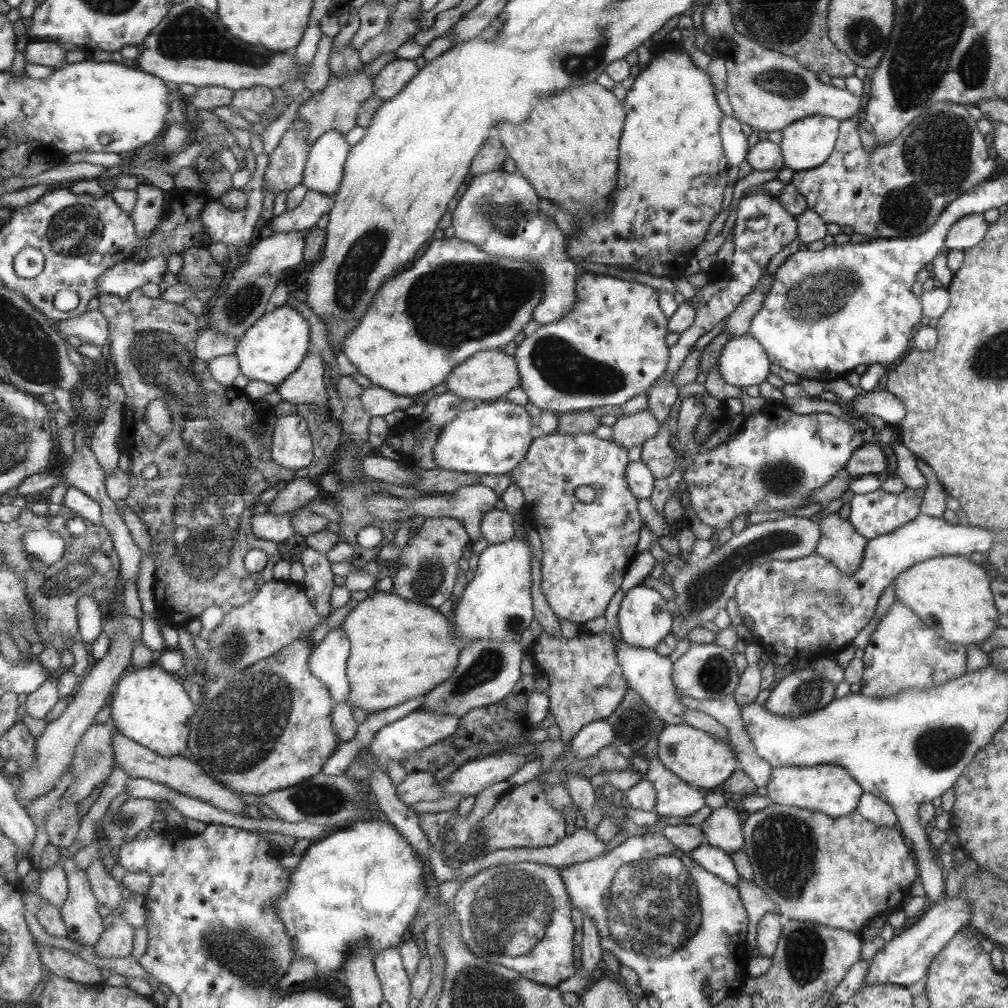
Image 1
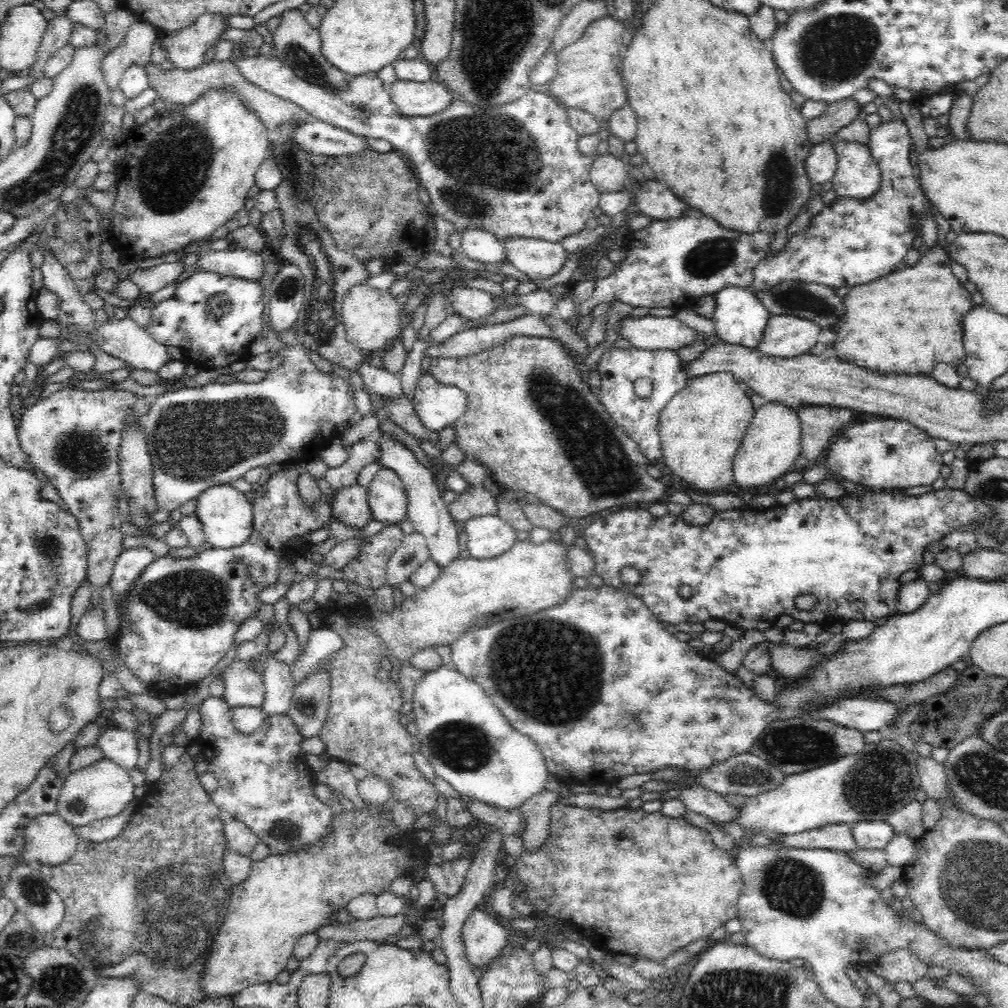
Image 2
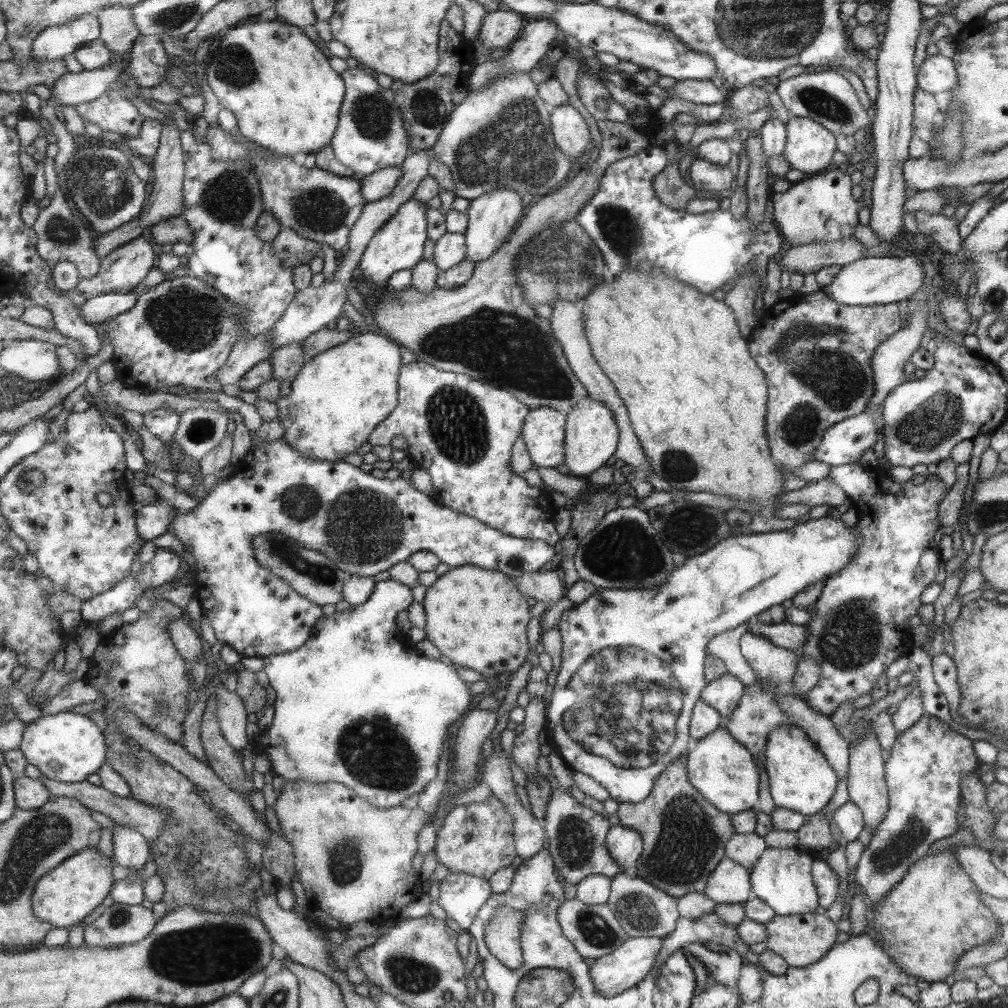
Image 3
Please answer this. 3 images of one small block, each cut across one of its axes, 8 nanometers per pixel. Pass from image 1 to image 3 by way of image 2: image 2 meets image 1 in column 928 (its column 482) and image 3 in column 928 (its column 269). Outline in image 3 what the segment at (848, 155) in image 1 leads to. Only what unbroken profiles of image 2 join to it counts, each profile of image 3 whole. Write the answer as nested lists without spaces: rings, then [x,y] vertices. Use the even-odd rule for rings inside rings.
[[[941,53],[927,56],[917,73],[918,89],[928,91],[932,95],[951,91],[957,82],[956,63]]]

